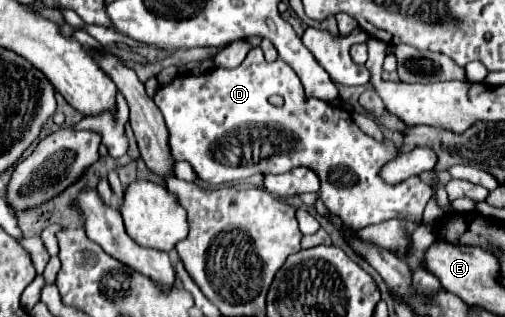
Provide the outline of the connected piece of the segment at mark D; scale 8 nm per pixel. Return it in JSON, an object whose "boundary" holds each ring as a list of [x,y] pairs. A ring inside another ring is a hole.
{"boundary":[[[260,47],[250,49],[242,65],[238,65],[236,69],[212,69],[204,75],[178,75],[170,85],[156,91],[154,103],[158,105],[168,125],[174,159],[188,161],[194,167],[196,175],[210,185],[246,179],[254,173],[286,173],[294,167],[310,167],[320,177],[320,197],[326,209],[338,215],[346,227],[354,229],[382,223],[392,217],[420,221],[422,211],[432,197],[432,189],[418,177],[410,177],[398,185],[386,185],[378,177],[378,171],[384,163],[392,161],[398,155],[396,145],[388,139],[384,143],[378,143],[372,137],[364,135],[346,109],[332,107],[330,103],[314,97],[308,99],[302,81],[298,79],[294,69],[282,59],[268,63]],[[270,95],[282,95],[284,105],[270,105]]]}

